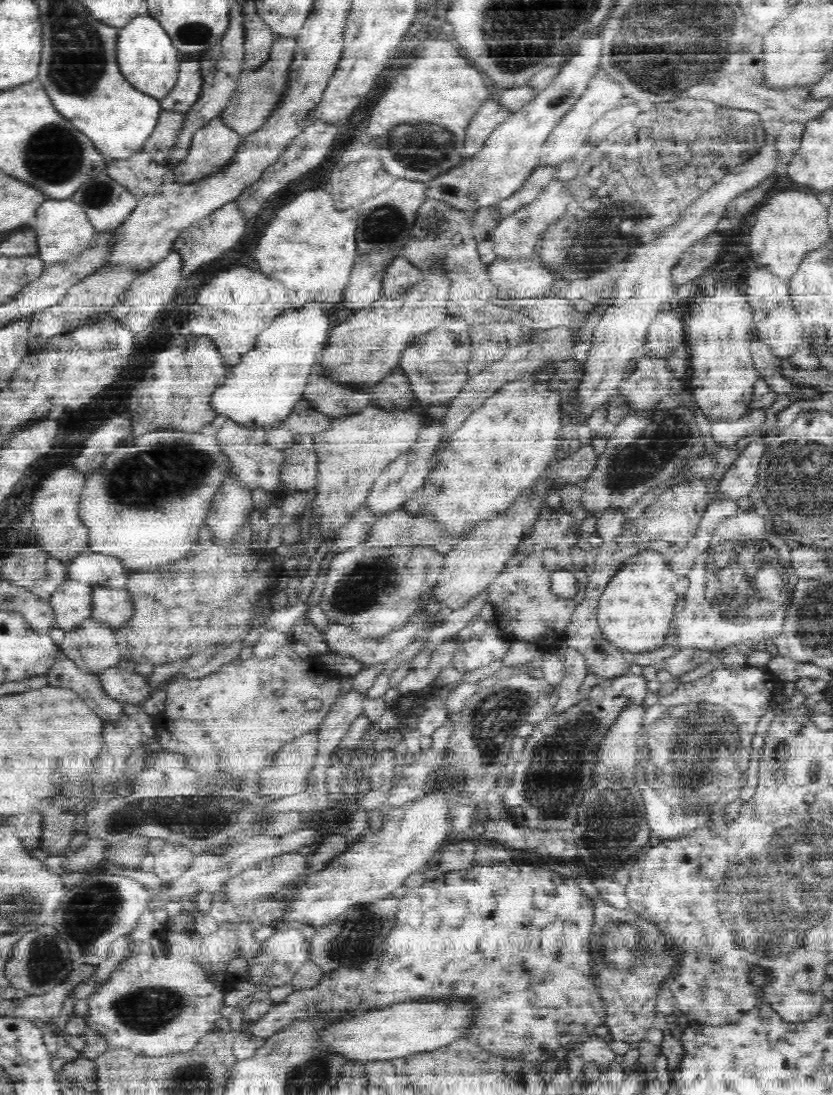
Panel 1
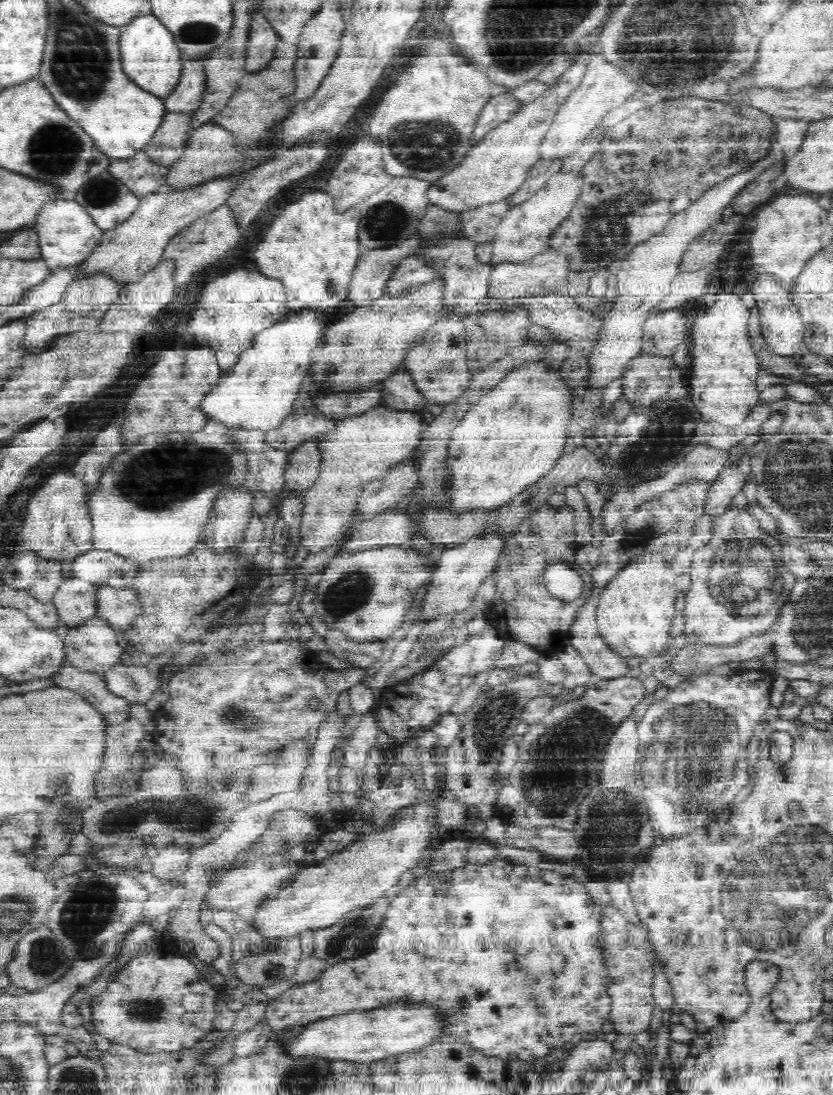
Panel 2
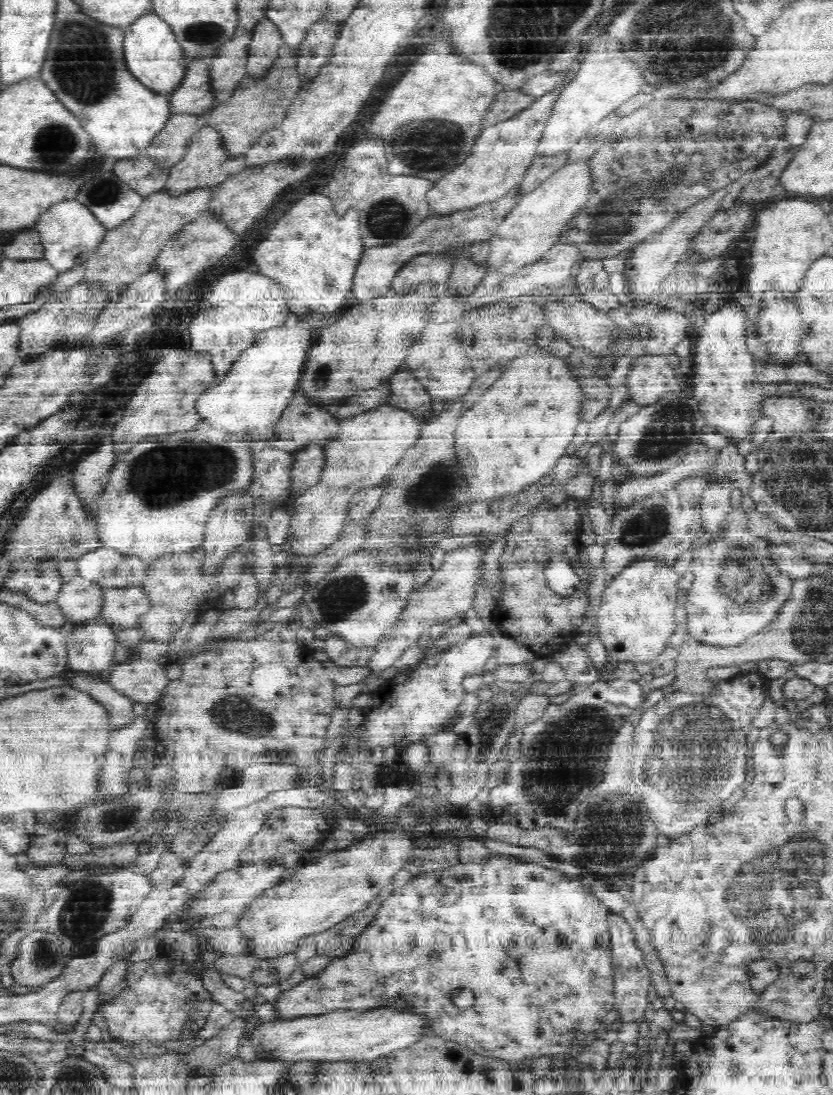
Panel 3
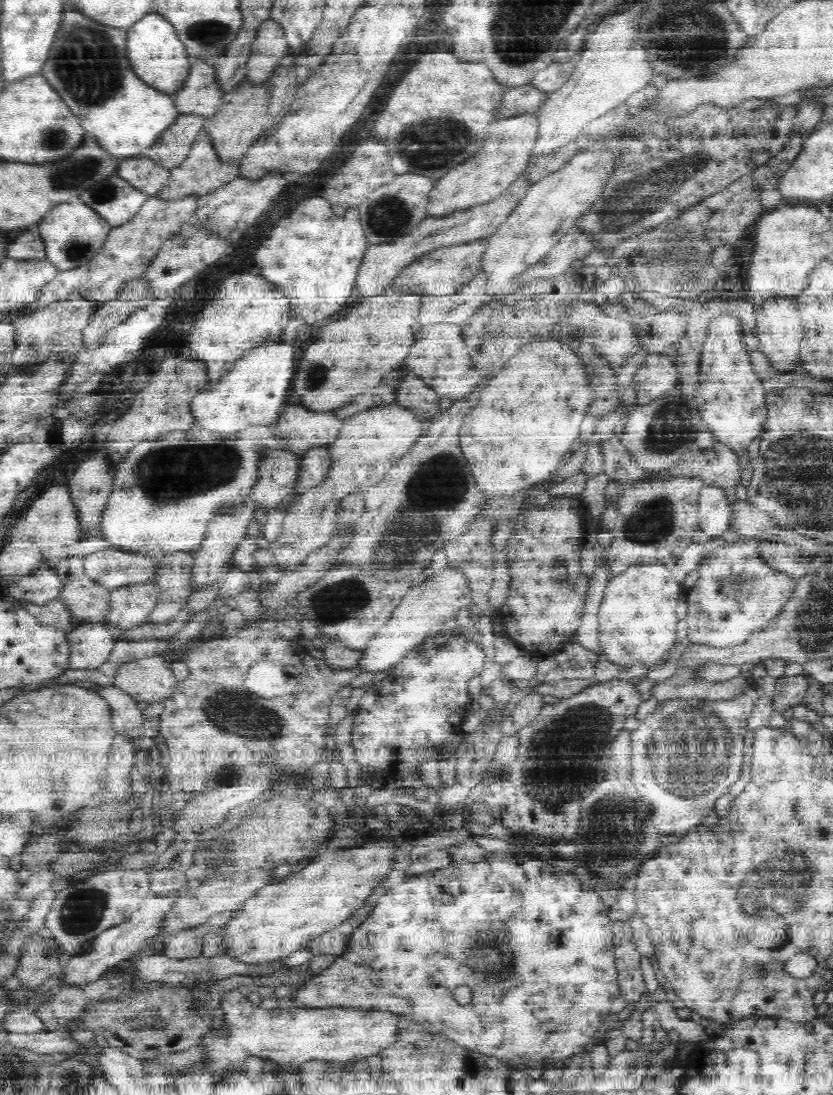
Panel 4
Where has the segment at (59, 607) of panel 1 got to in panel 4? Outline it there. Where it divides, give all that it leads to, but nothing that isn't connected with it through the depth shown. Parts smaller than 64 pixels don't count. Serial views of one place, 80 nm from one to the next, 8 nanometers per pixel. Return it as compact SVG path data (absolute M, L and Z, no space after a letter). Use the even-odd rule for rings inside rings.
M84 578L63 585L58 596L68 605L78 623L105 623L111 612L111 589Z

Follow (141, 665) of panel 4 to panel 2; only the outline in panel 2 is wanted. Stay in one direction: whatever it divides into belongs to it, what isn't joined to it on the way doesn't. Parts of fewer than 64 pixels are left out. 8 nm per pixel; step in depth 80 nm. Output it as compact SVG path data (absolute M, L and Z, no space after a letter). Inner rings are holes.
M118 662L103 677L114 694L123 696L134 704L145 704L162 686L160 674L151 672L146 665L124 666Z

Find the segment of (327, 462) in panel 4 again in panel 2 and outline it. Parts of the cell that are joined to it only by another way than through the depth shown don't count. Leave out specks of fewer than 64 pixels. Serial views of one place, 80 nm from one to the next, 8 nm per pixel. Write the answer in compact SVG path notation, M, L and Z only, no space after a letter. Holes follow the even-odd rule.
M309 441L288 452L290 460L286 470L286 486L290 490L303 492L312 488L321 469L320 448L315 441Z

